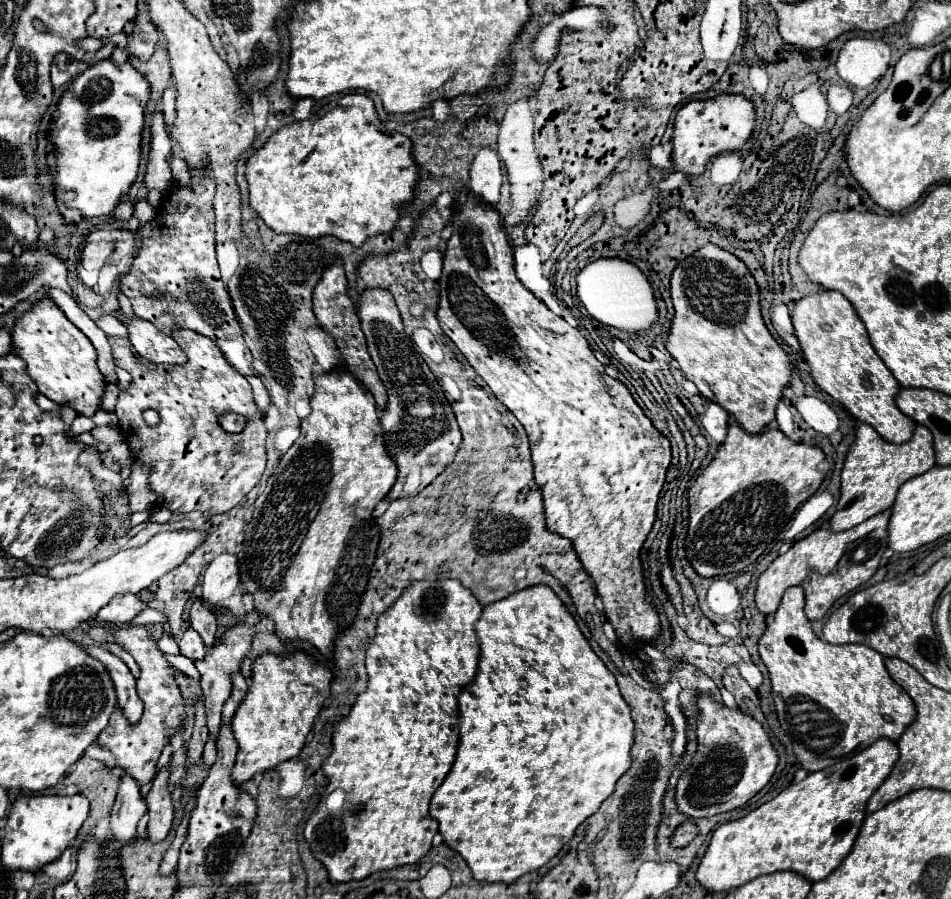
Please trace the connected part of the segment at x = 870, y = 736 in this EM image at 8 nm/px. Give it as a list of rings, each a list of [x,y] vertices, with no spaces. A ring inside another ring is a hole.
[[[789,587],[789,589],[785,591],[783,599],[781,599],[779,609],[775,611],[773,623],[767,625],[765,633],[763,633],[761,639],[759,639],[759,655],[761,655],[761,659],[763,659],[763,663],[765,663],[767,671],[769,671],[769,677],[771,677],[771,685],[773,685],[773,687],[771,687],[771,693],[773,693],[773,701],[775,701],[775,707],[777,707],[779,723],[781,723],[783,731],[791,737],[791,741],[793,741],[793,751],[795,751],[799,763],[801,763],[803,767],[807,767],[809,771],[821,771],[821,769],[825,769],[825,767],[835,765],[835,763],[837,763],[839,759],[843,759],[845,755],[851,755],[851,753],[861,751],[861,749],[867,749],[869,745],[873,745],[873,743],[875,743],[877,739],[881,739],[881,737],[889,737],[889,739],[897,741],[897,739],[903,735],[903,731],[913,723],[913,719],[915,719],[917,713],[915,713],[915,703],[913,703],[913,699],[911,699],[911,697],[907,695],[907,691],[905,691],[901,685],[897,685],[897,683],[891,679],[891,675],[887,673],[881,653],[877,653],[875,649],[867,647],[867,645],[855,645],[855,643],[853,643],[853,645],[831,645],[831,643],[819,639],[819,637],[813,633],[811,621],[805,617],[805,609],[803,609],[803,607],[805,607],[805,591],[803,591],[803,587]]]

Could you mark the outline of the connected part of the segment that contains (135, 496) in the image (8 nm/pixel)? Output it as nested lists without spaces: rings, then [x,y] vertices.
[[[135,463],[131,467],[131,483],[127,487],[129,493],[129,513],[137,513],[137,511],[149,511],[157,499],[157,495],[151,491],[149,483],[147,483],[147,473],[149,467]]]

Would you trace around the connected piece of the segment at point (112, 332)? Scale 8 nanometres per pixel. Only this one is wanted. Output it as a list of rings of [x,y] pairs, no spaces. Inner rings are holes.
[[[101,317],[101,319],[97,319],[97,327],[109,337],[127,339],[127,327],[117,317]]]

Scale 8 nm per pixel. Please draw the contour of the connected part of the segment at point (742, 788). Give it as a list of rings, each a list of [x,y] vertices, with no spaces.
[[[701,697],[697,703],[699,703],[699,711],[701,711],[701,719],[697,725],[699,751],[693,757],[693,767],[689,771],[685,771],[677,783],[679,811],[691,819],[713,817],[717,813],[733,811],[733,809],[745,805],[751,797],[755,797],[771,781],[771,777],[777,769],[777,763],[779,763],[779,757],[777,757],[765,729],[755,719],[749,719],[749,715],[741,713],[739,709],[733,711],[729,707],[717,705],[709,697]]]

